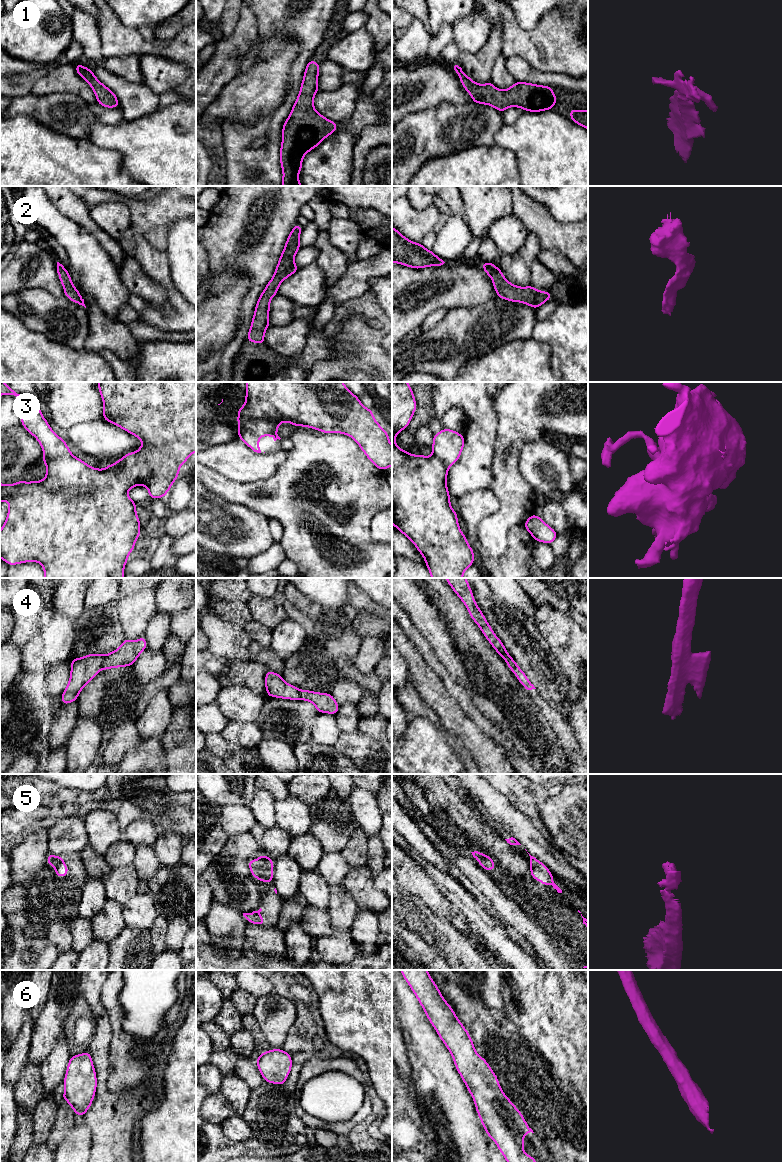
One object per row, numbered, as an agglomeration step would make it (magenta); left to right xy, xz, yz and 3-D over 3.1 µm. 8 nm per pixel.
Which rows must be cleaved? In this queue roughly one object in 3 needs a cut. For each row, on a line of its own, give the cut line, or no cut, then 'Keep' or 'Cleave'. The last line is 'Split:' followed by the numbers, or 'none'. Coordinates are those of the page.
1: No split. Keep
2: No split. Keep
3: No split. Keep
4: Split along xy (105, 656), (101, 668). Cleave
5: No split. Keep
6: No split. Keep
Split: 4

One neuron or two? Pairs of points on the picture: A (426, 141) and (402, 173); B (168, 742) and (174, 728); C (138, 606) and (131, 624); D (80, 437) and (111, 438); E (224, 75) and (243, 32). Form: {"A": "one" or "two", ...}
{"A": "one", "B": "one", "C": "one", "D": "one", "E": "one"}

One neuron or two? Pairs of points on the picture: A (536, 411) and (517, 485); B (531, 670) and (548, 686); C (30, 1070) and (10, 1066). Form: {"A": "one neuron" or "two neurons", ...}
{"A": "one neuron", "B": "one neuron", "C": "two neurons"}

